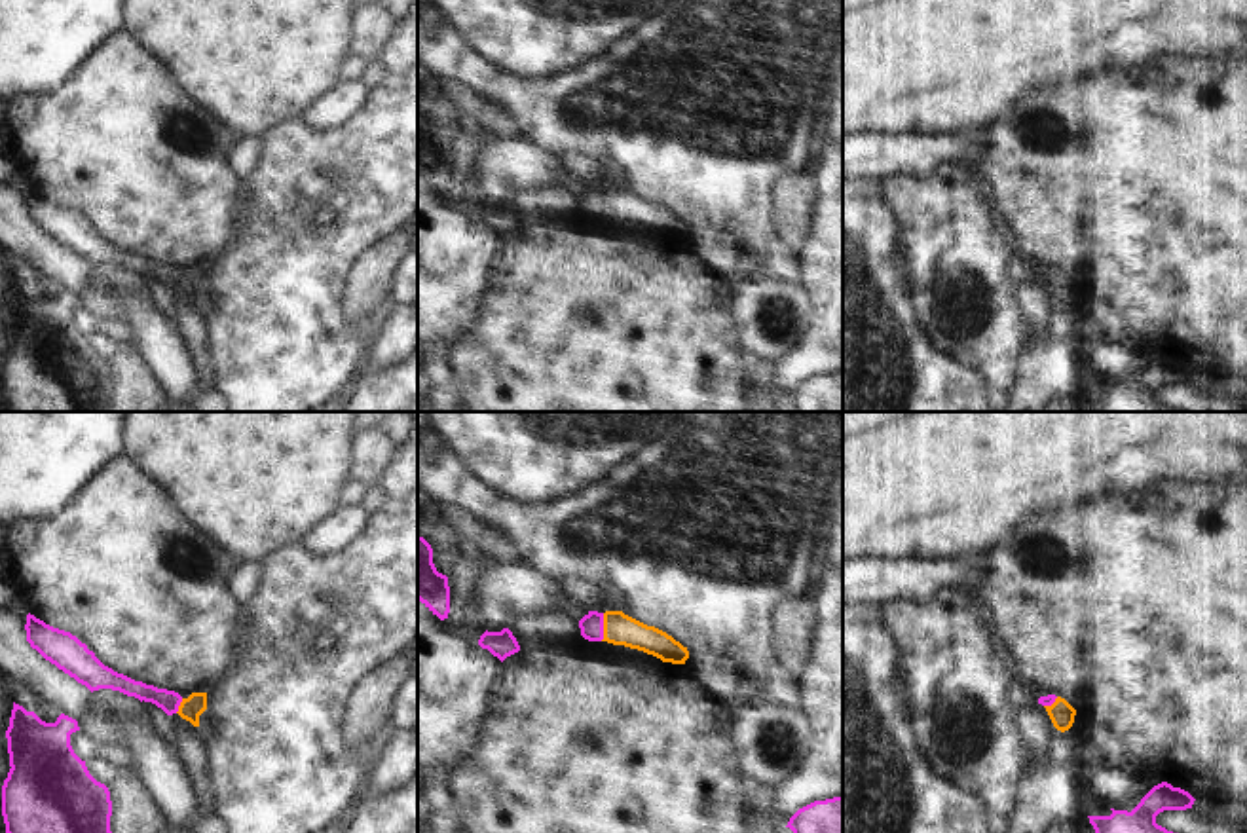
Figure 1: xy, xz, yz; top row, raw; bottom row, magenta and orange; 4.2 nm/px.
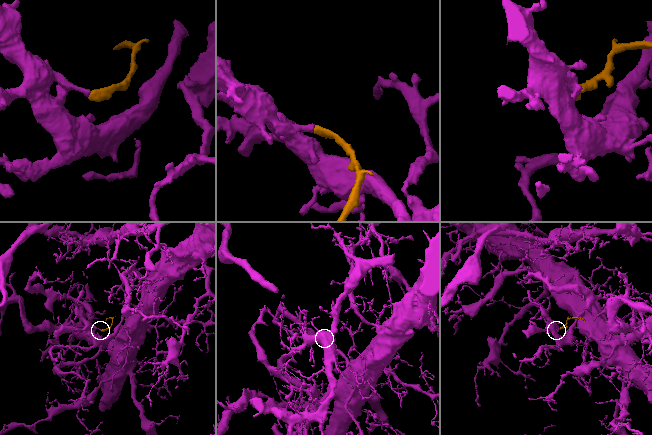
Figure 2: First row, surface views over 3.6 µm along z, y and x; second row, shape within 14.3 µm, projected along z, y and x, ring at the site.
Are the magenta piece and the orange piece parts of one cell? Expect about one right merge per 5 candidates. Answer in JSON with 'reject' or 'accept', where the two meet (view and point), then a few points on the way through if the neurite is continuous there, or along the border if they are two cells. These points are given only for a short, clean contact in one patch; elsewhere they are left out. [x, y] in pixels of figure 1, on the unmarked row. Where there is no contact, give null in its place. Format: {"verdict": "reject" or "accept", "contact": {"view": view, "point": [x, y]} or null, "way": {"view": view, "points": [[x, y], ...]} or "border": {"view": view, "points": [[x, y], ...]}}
{"verdict": "accept", "contact": {"view": "xz", "point": [602, 202]}, "way": {"view": "xz", "points": [[591, 200], [602, 202], [619, 203]]}}

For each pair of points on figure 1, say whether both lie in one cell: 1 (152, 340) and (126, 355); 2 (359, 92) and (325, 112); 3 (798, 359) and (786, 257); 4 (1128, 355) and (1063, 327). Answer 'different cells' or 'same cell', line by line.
1: different cells
2: same cell
3: different cells
4: same cell

